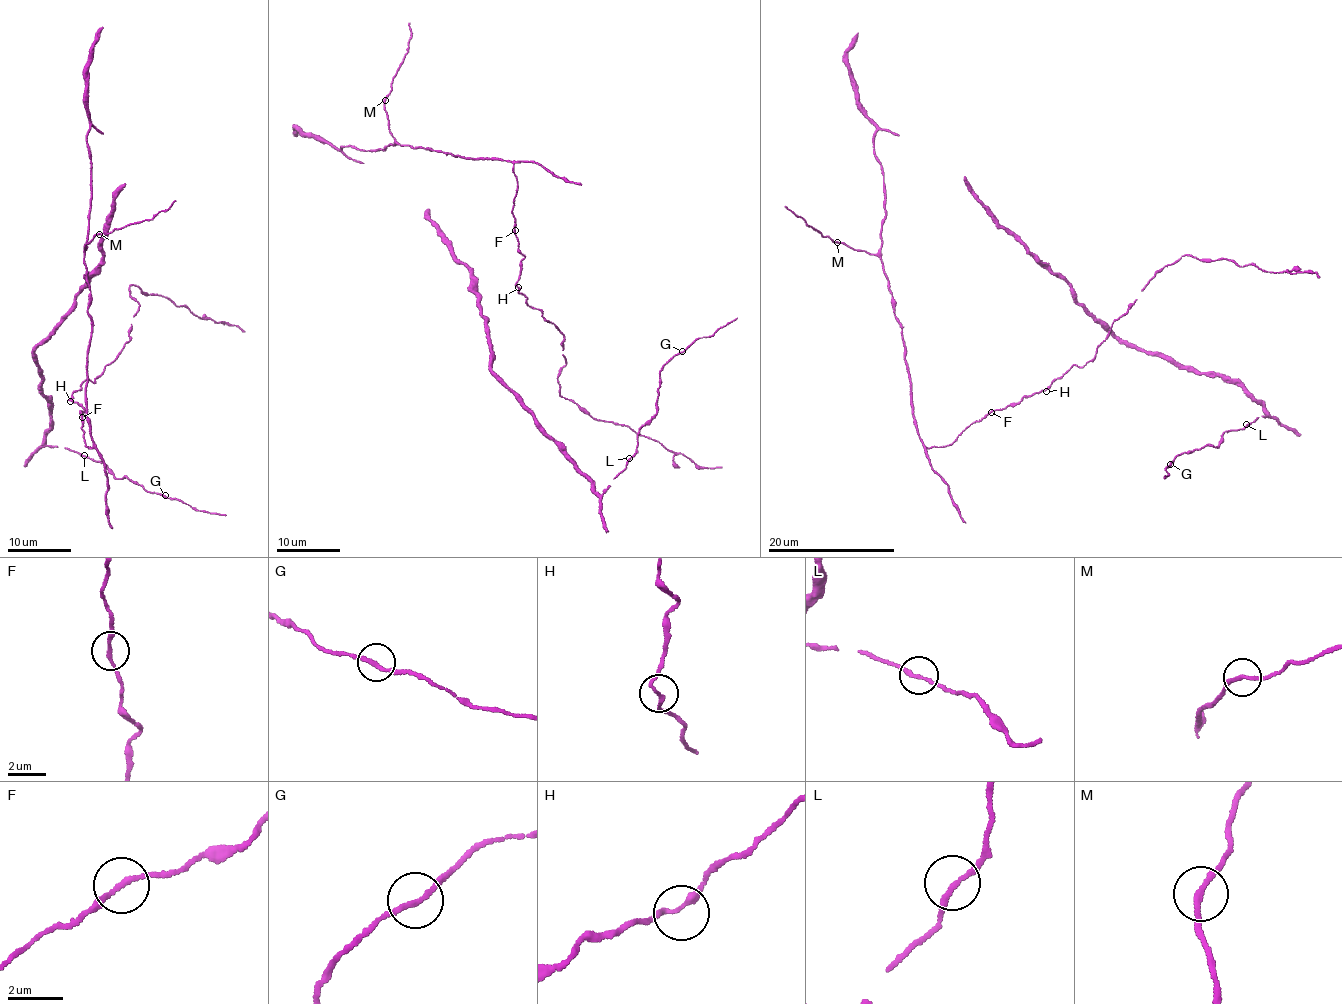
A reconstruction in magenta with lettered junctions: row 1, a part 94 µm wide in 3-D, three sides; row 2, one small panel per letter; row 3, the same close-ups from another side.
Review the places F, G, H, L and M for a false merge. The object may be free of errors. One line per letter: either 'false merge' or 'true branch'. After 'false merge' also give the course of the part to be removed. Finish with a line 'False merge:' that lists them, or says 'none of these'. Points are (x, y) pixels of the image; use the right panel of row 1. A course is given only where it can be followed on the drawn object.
F: true branch
G: true branch
H: true branch
L: true branch
M: true branch
False merge: none of these

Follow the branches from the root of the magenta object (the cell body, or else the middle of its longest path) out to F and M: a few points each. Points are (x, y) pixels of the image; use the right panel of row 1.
F: (1046, 389), (991, 412)
M: (1046, 389), (989, 412), (968, 426), (950, 445), (926, 447), (912, 418), (905, 341), (882, 260), (837, 242)

